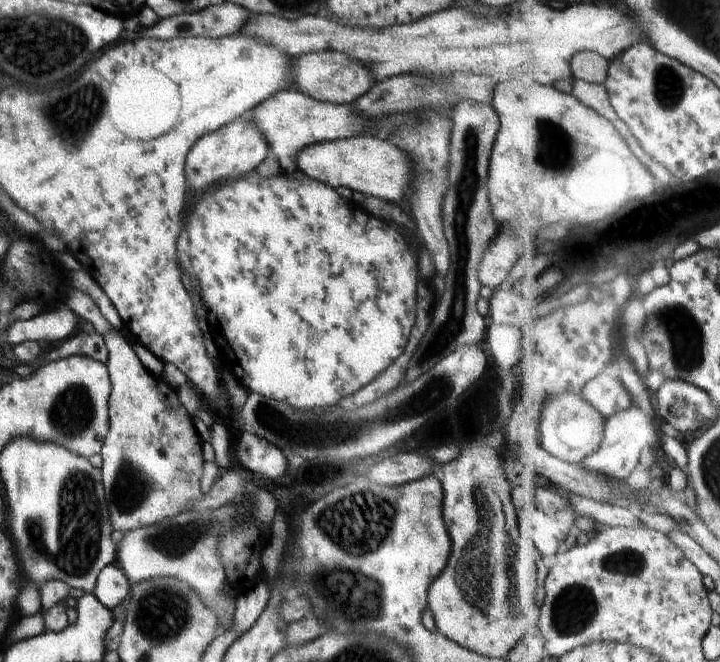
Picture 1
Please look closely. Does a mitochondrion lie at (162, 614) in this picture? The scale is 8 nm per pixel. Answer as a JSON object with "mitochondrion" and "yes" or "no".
{"mitochondrion":"yes"}

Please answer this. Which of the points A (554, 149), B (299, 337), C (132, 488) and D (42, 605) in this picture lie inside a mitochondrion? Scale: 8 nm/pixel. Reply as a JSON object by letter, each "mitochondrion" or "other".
{"A":"mitochondrion","B":"other","C":"mitochondrion","D":"other"}

